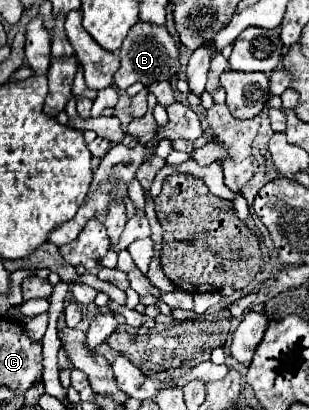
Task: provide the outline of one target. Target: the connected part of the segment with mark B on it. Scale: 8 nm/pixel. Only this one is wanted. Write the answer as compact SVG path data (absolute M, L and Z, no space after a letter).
M137 22L127 38L123 40L123 46L119 48L119 58L121 58L121 68L115 74L115 86L119 90L127 90L131 84L135 82L143 82L145 86L153 84L153 82L161 82L161 80L171 80L173 74L179 72L181 64L179 64L179 50L175 46L173 36L169 34L169 30L165 26L155 26L155 24L145 24L145 22Z

